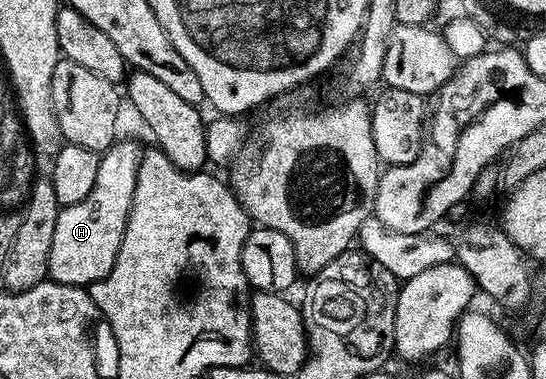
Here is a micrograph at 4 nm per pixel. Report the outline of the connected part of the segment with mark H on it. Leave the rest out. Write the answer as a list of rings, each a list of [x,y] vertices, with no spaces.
[[[116,140],[115,144],[102,154],[97,167],[97,183],[93,183],[93,191],[81,203],[64,205],[57,215],[52,246],[49,248],[49,267],[47,276],[50,280],[62,285],[90,287],[95,281],[105,279],[117,259],[117,251],[121,251],[121,239],[125,235],[125,227],[129,219],[129,211],[133,203],[133,191],[137,183],[137,167],[141,149],[131,141]]]

